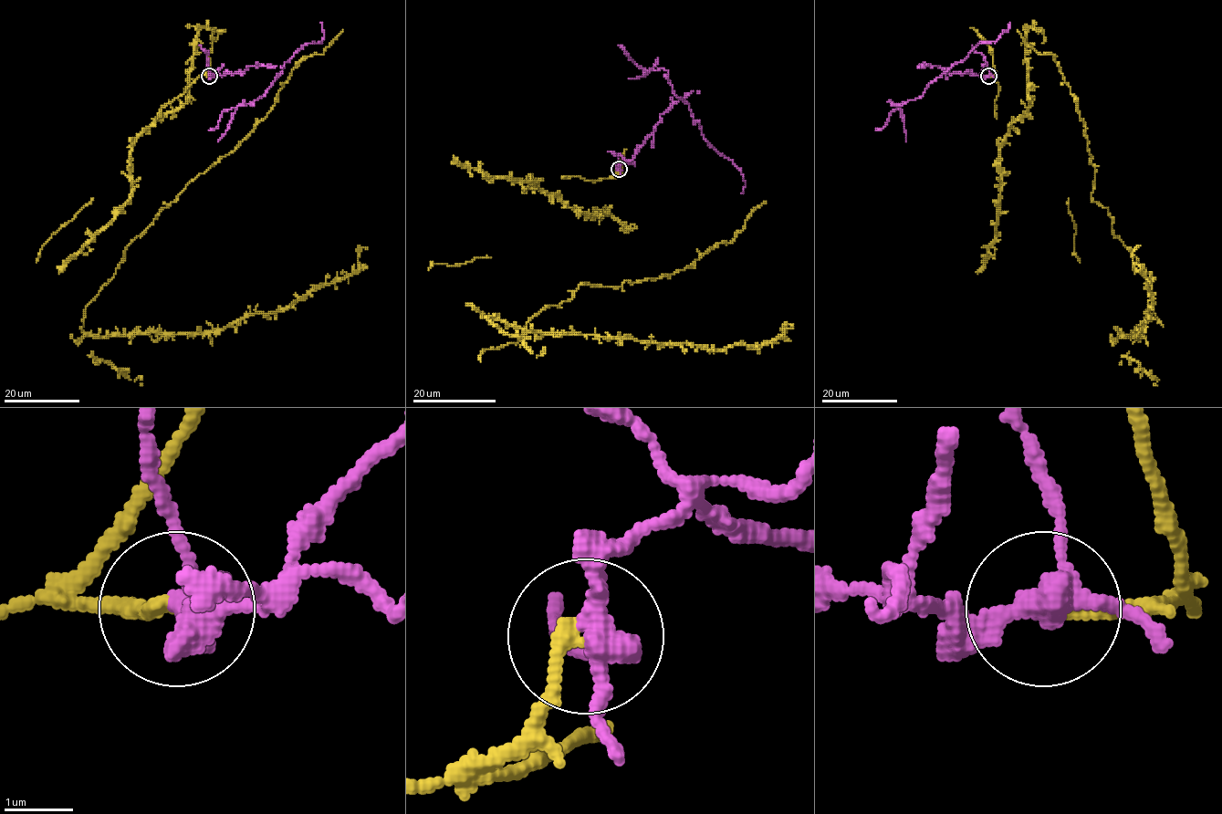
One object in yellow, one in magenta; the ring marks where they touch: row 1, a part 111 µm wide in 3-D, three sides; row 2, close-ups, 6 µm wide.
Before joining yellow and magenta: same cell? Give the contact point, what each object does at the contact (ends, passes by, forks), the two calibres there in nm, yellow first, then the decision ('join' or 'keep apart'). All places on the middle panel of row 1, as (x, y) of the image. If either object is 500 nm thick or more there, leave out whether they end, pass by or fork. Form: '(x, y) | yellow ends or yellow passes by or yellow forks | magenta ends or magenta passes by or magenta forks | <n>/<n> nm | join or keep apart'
(619, 169) | yellow ends | magenta forks | 220/320 nm | keep apart

